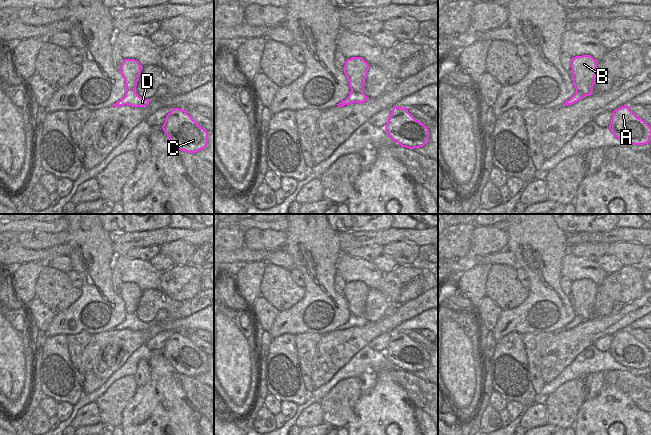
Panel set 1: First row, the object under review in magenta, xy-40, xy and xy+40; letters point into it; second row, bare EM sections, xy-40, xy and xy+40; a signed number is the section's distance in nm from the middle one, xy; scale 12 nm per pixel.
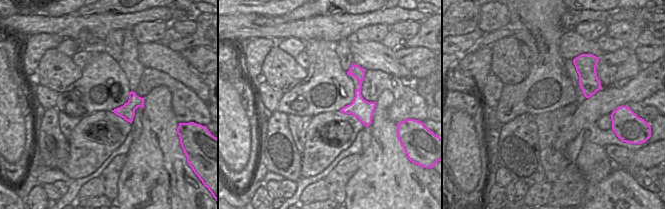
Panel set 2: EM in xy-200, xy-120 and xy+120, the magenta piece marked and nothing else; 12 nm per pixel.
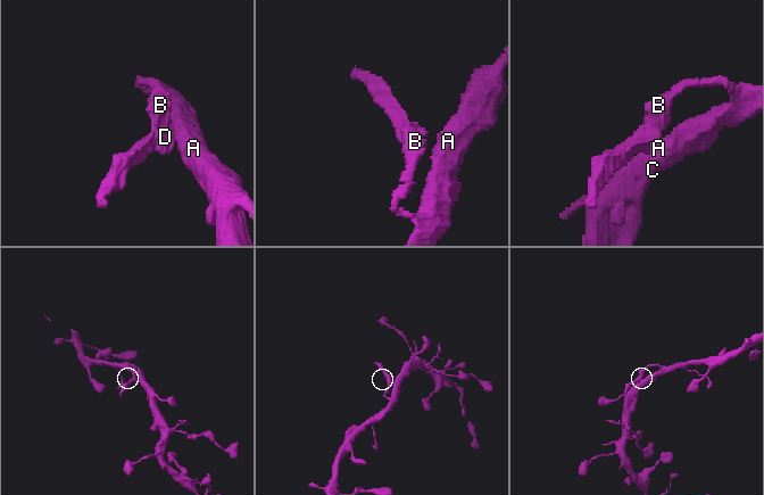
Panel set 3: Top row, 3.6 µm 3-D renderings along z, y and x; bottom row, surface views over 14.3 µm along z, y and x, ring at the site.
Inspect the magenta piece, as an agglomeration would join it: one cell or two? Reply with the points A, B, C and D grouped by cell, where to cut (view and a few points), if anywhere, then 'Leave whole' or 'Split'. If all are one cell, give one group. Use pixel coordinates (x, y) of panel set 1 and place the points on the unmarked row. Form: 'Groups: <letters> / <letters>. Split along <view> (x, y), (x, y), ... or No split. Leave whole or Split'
Groups: A B C / D. Split along xy (351, 314), (363, 317). Split

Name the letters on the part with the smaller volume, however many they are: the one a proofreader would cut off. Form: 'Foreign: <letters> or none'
Foreign: D

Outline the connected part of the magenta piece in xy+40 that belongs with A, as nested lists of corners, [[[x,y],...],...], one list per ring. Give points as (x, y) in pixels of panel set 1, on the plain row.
[[[624,329],[613,335],[609,353],[619,364],[634,369],[648,368],[651,351]]]

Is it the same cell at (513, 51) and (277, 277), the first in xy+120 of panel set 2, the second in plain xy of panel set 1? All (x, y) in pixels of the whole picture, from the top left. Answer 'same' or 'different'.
same

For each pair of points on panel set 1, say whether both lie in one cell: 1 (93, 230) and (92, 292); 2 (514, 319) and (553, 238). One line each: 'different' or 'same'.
1: same
2: same

